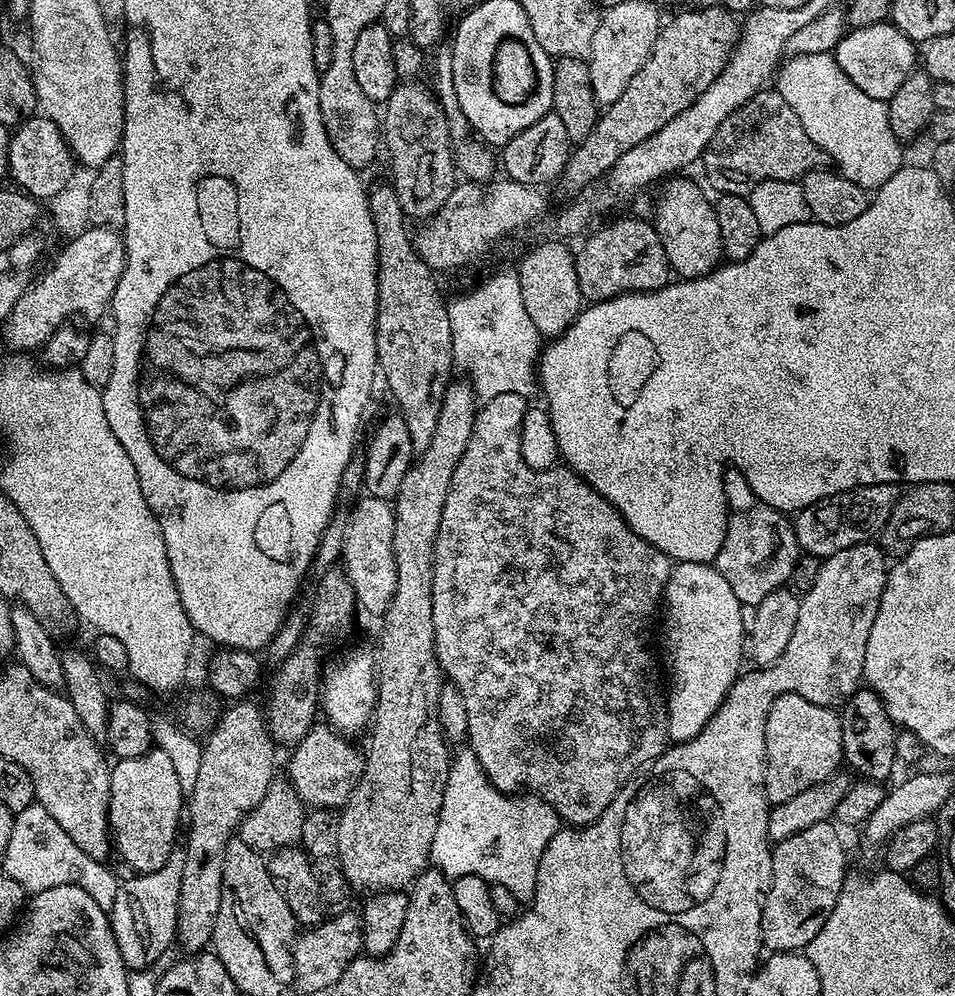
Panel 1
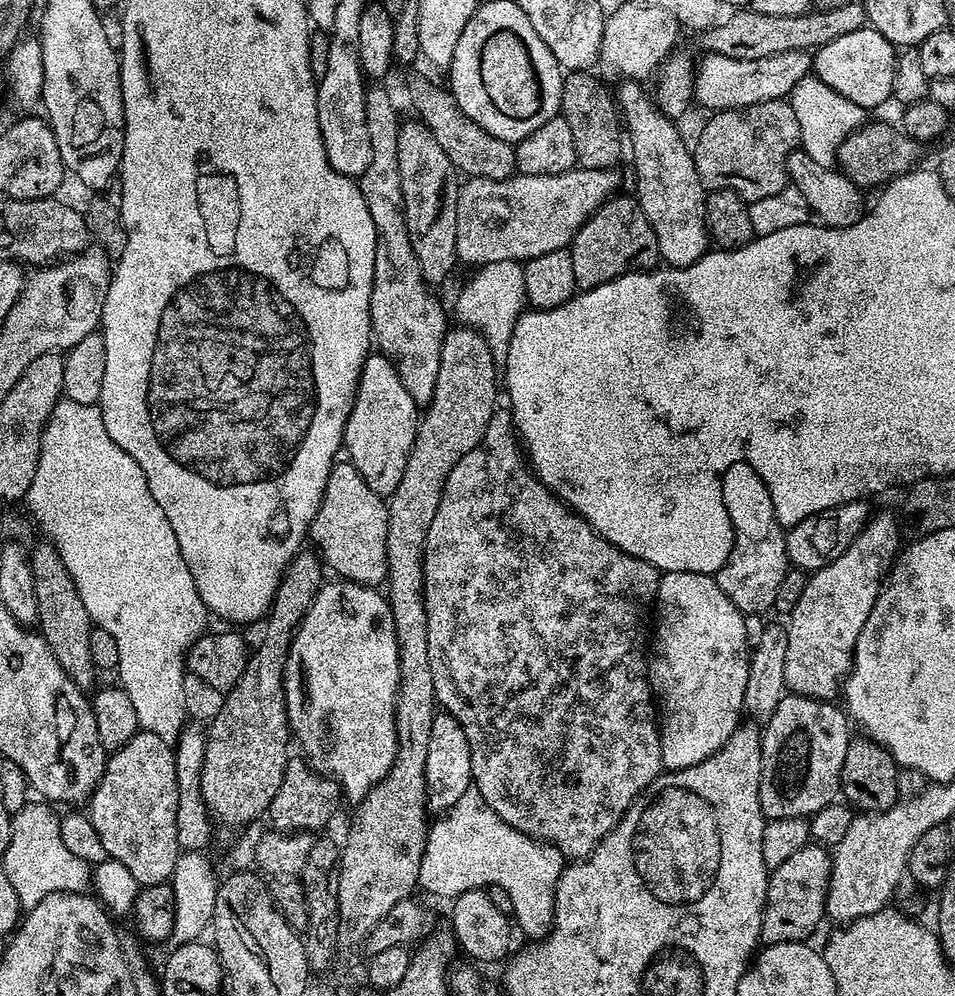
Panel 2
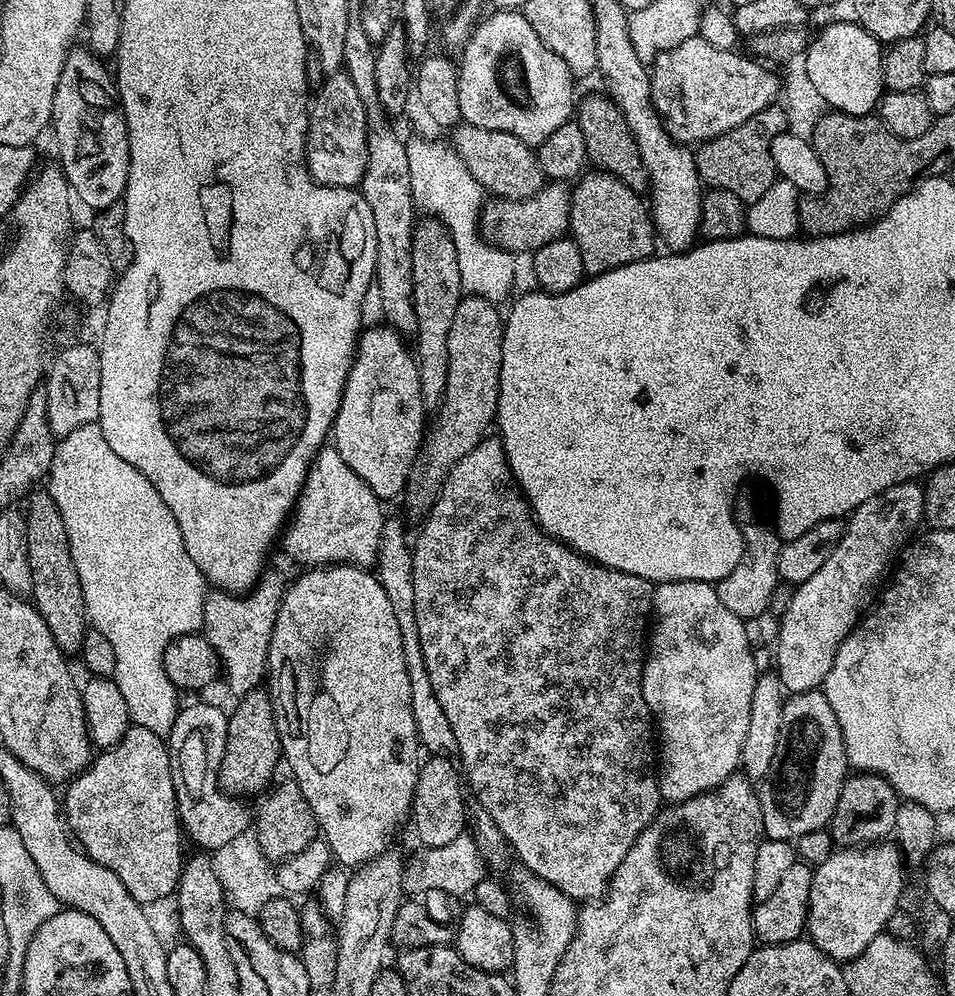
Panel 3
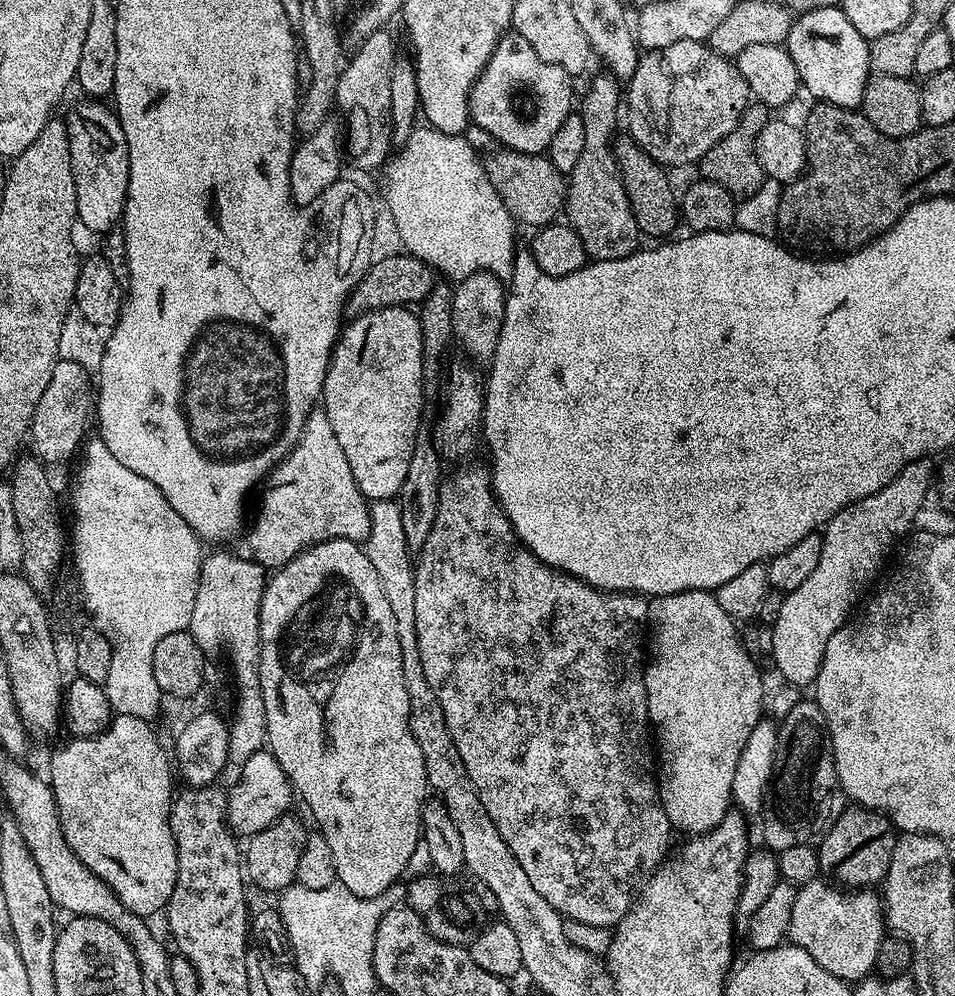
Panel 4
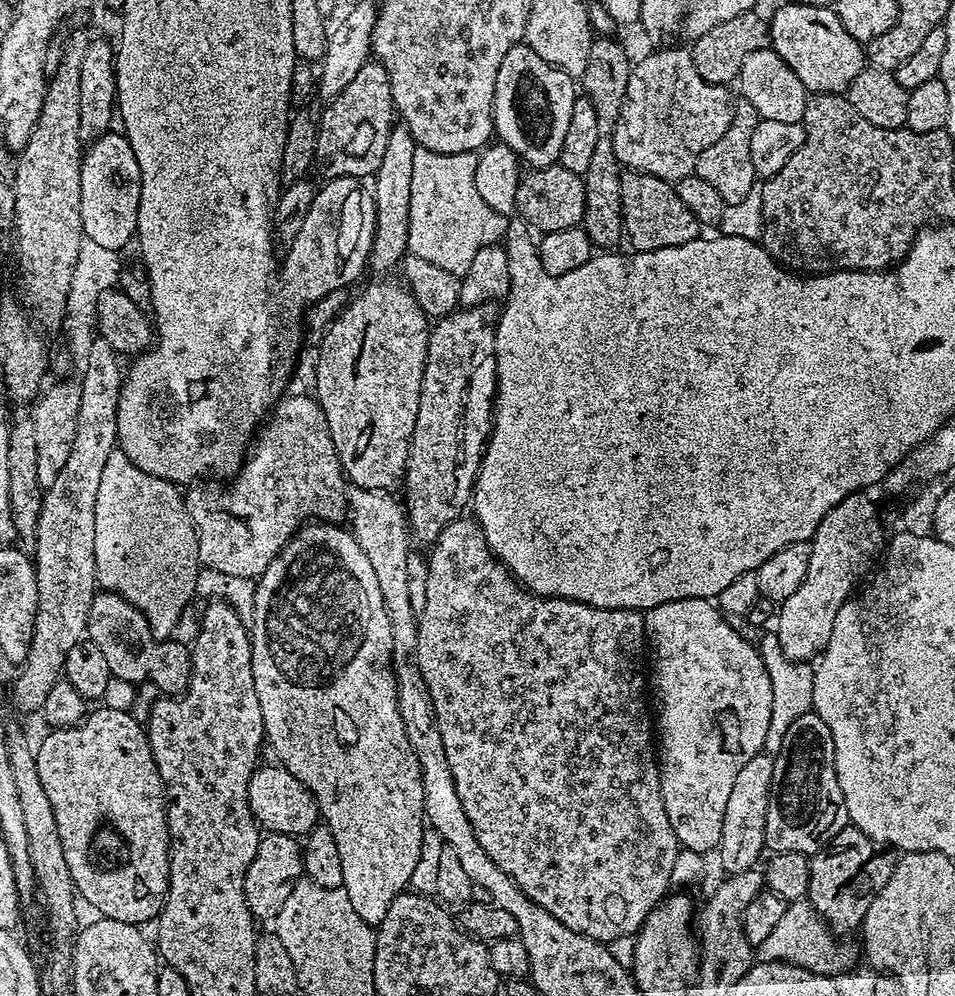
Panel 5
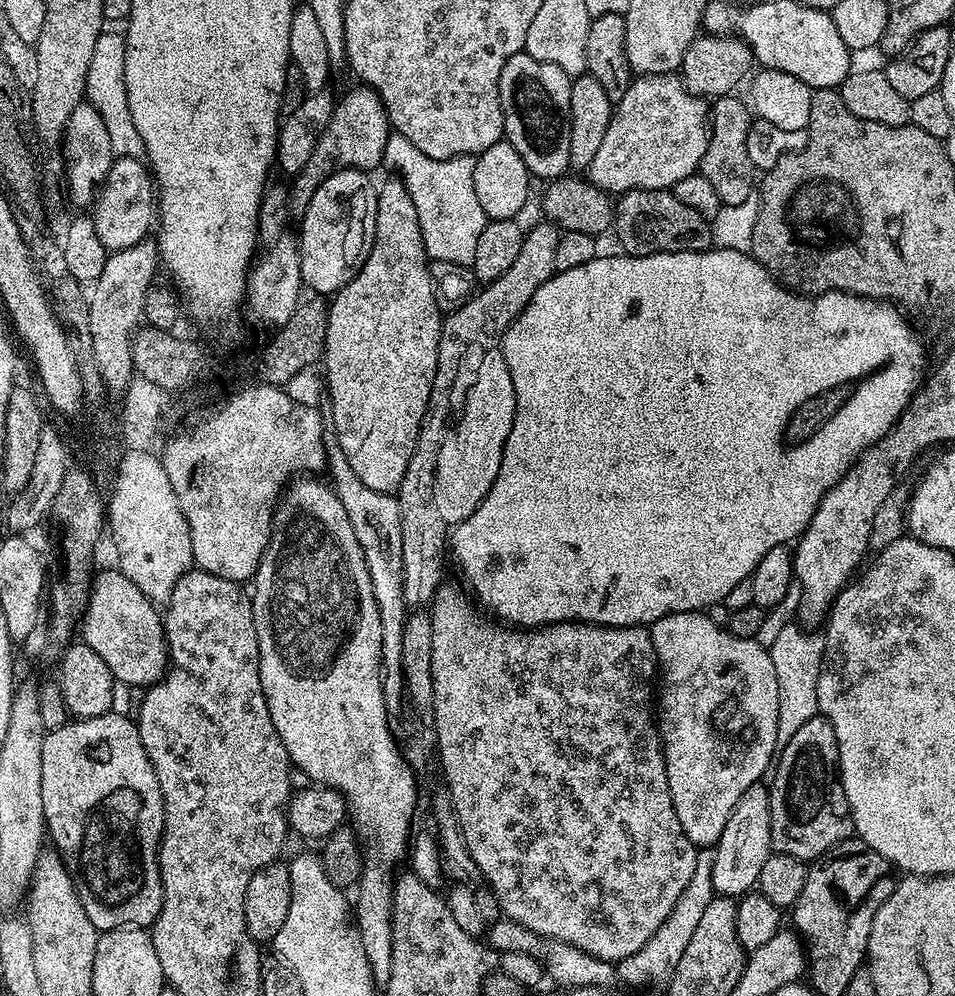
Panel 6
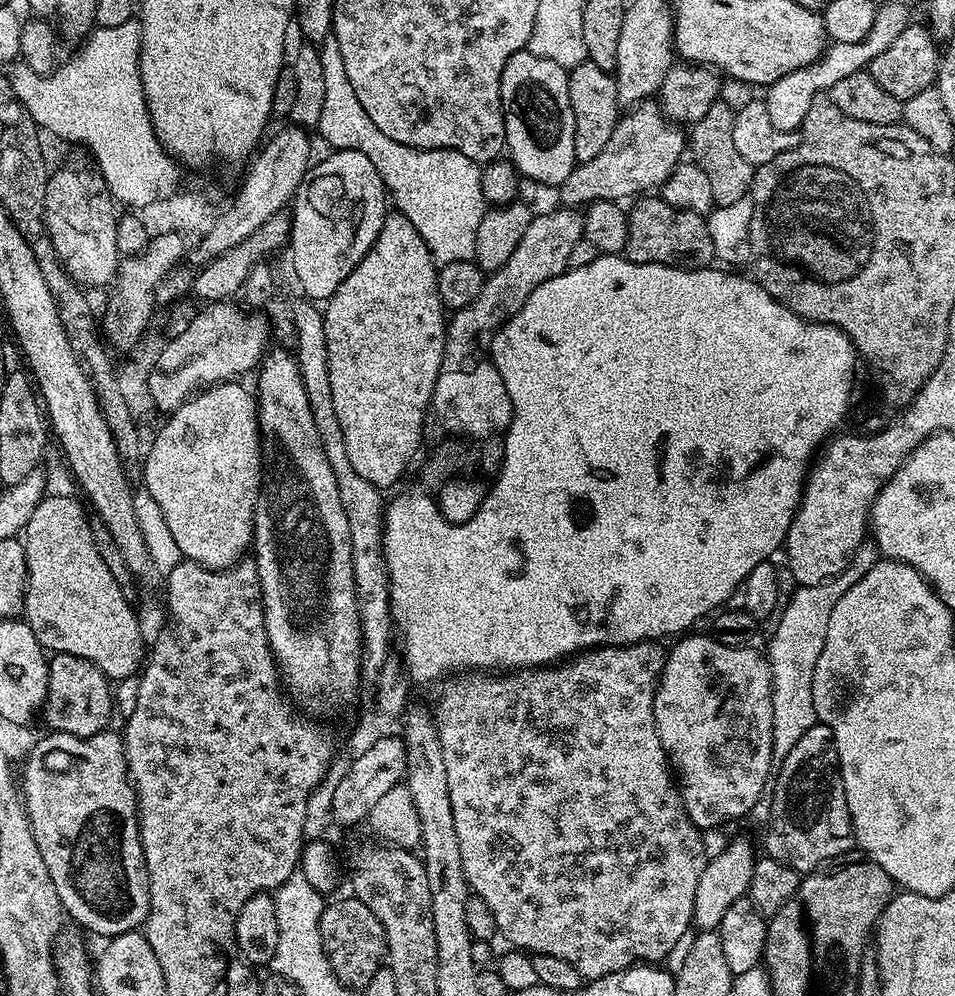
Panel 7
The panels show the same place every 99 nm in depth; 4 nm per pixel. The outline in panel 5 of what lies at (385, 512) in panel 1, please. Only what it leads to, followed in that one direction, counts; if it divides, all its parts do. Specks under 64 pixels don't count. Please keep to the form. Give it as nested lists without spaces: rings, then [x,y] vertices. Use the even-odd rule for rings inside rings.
[[[288,394],[277,400],[250,455],[229,484],[232,485],[221,492],[192,492],[186,496],[188,515],[196,527],[199,563],[223,574],[255,581],[306,522],[340,522],[343,516],[345,519],[348,501],[344,468],[334,450],[334,438],[330,438],[330,422],[326,422],[326,414],[315,395]]]

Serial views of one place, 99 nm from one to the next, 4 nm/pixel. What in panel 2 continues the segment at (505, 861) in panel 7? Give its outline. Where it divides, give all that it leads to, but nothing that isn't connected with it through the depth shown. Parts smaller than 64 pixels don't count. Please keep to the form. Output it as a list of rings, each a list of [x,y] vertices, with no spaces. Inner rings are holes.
[[[511,411],[493,412],[490,426],[486,426],[486,434],[482,434],[482,442],[478,442],[470,454],[462,454],[458,466],[454,466],[450,478],[446,478],[442,502],[438,502],[438,511],[434,513],[434,522],[430,522],[424,547],[426,642],[434,700],[443,711],[458,718],[462,730],[466,730],[466,742],[470,742],[472,783],[482,798],[486,798],[486,806],[490,806],[502,822],[514,826],[514,830],[551,844],[566,858],[589,856],[606,834],[618,826],[624,811],[636,801],[636,797],[661,775],[658,708],[652,686],[648,683],[650,613],[656,603],[661,575],[660,569],[650,562],[634,558],[603,540],[530,471],[518,443]]]

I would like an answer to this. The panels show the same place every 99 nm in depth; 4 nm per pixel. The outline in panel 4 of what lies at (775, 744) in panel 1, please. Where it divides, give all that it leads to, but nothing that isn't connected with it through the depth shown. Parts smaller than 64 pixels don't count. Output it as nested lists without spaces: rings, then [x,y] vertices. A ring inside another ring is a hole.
[[[801,699],[794,706],[794,710],[790,710],[790,714],[786,714],[778,724],[778,750],[774,758],[772,787],[762,813],[764,840],[768,843],[765,845],[777,854],[790,846],[815,845],[824,839],[824,833],[830,830],[830,826],[834,826],[836,819],[844,813],[845,807],[846,797],[834,766],[834,750],[826,718],[811,699]]]

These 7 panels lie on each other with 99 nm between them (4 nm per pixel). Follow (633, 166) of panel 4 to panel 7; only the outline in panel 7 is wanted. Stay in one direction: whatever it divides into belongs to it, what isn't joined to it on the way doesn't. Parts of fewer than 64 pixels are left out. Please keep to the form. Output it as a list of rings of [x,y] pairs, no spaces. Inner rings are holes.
[[[640,198],[628,212],[628,237],[623,255],[636,264],[675,264],[678,268],[703,268],[715,257],[710,226],[705,217],[678,210],[665,200]]]

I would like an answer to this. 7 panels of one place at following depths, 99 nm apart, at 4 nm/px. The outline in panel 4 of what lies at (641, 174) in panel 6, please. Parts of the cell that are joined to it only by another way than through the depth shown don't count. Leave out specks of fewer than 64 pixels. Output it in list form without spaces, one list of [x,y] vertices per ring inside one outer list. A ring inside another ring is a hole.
[[[683,39],[671,46],[645,51],[628,81],[626,92],[628,134],[644,152],[666,168],[699,163],[701,157],[734,130],[750,103],[748,83],[737,65],[719,55],[705,41],[694,39]]]

